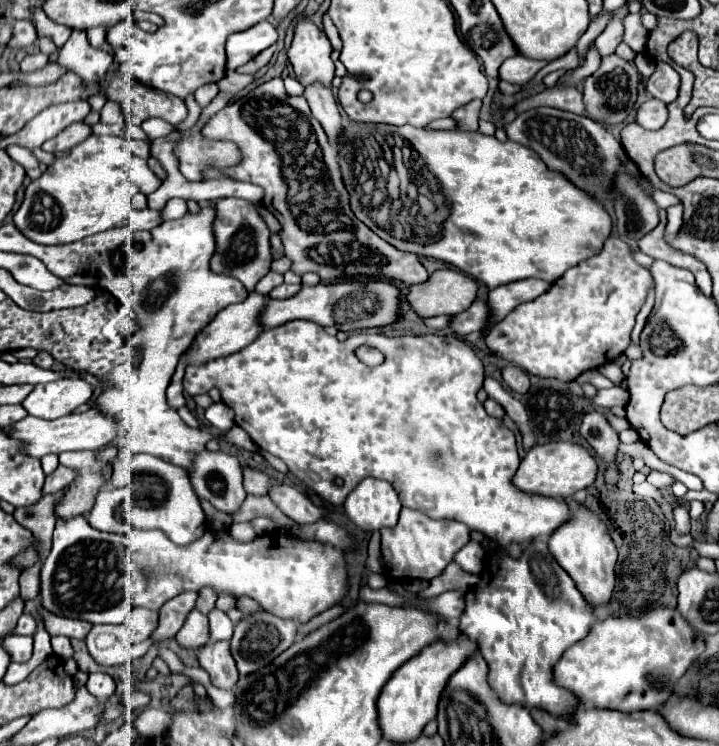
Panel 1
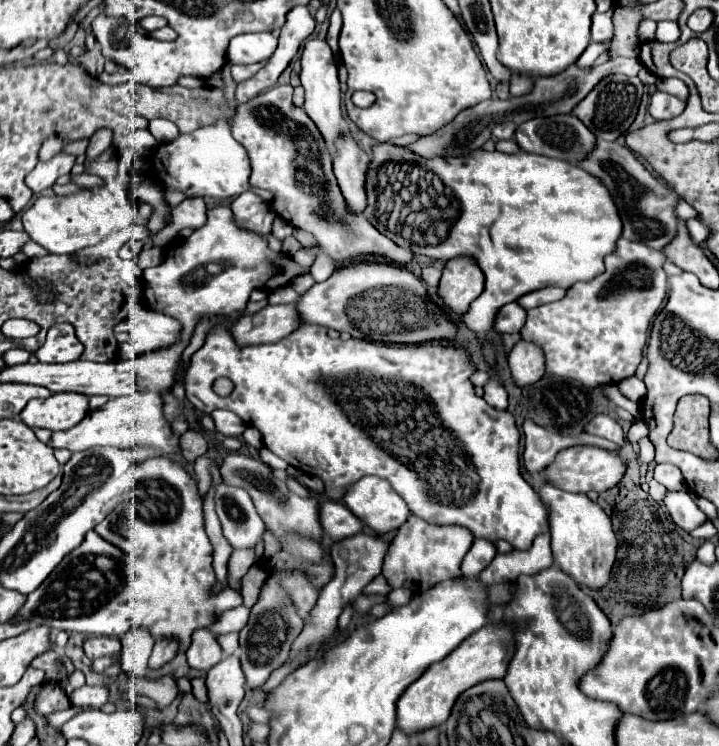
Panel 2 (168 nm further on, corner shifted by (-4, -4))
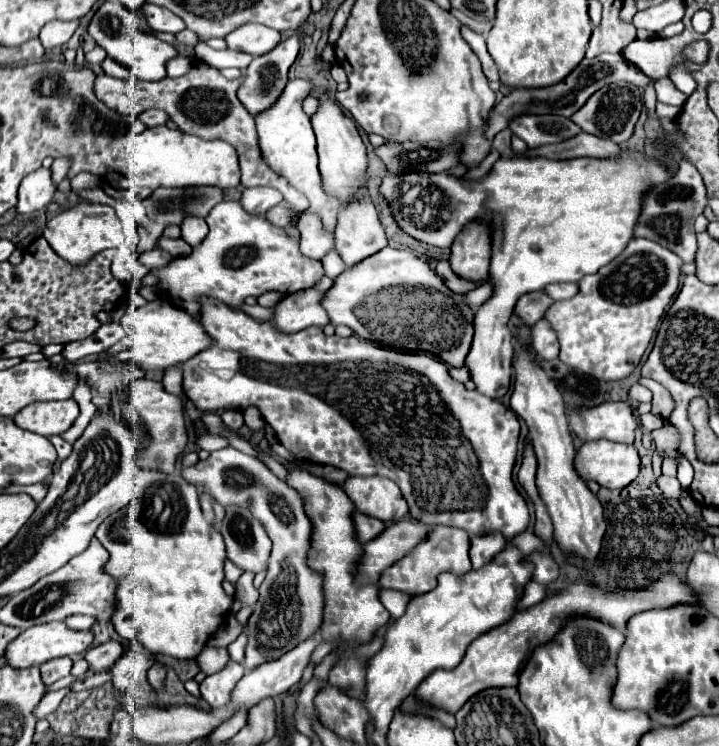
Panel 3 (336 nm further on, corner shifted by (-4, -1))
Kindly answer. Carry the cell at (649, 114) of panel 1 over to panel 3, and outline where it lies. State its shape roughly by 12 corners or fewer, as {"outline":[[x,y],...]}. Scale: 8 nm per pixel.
{"outline":[[668,77],[654,81],[656,97],[666,105],[684,105]]}

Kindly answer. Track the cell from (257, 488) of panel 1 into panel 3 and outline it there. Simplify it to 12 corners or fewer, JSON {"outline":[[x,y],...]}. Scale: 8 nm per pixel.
{"outline":[[232,447],[182,469],[248,507],[274,547],[246,623],[244,667],[312,635],[324,581],[308,567],[302,495]]}

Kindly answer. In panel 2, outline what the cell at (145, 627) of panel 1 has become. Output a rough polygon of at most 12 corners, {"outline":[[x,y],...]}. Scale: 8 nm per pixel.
{"outline":[[144,628],[122,638],[122,670],[144,676],[154,638]]}

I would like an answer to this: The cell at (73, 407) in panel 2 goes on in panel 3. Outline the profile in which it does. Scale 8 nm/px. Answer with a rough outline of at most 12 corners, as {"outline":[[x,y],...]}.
{"outline":[[74,399],[38,401],[18,411],[22,429],[50,437],[70,429]]}

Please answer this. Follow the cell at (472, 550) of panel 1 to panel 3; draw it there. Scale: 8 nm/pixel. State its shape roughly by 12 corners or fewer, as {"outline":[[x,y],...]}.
{"outline":[[498,533],[472,537],[474,569],[490,563],[506,547]]}

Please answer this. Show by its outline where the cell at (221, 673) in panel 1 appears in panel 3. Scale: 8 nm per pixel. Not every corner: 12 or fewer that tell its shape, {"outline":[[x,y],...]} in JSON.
{"outline":[[240,663],[224,669],[200,683],[202,699],[212,707],[228,705],[236,683],[244,675]]}

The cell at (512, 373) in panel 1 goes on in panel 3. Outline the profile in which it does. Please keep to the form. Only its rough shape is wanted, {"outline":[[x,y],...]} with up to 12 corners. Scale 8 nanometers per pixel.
{"outline":[[544,319],[532,325],[530,345],[540,361],[558,357],[558,339]]}

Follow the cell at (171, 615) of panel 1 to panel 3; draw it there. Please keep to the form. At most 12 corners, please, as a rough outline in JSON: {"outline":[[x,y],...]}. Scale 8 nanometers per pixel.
{"outline":[[156,663],[148,671],[148,681],[154,689],[160,689],[166,669]]}

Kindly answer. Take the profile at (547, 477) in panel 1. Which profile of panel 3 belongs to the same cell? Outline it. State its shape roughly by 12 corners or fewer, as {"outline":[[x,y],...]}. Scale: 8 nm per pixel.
{"outline":[[586,441],[574,467],[584,481],[622,489],[636,479],[632,445]]}

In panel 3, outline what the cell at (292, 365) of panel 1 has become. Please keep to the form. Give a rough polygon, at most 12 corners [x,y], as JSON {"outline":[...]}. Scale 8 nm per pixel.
{"outline":[[200,299],[200,411],[506,539],[518,417],[422,351]]}

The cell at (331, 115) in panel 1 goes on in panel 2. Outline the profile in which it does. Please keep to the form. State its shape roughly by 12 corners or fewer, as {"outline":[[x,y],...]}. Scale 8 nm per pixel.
{"outline":[[346,132],[334,176],[354,214],[366,208],[370,158]]}

